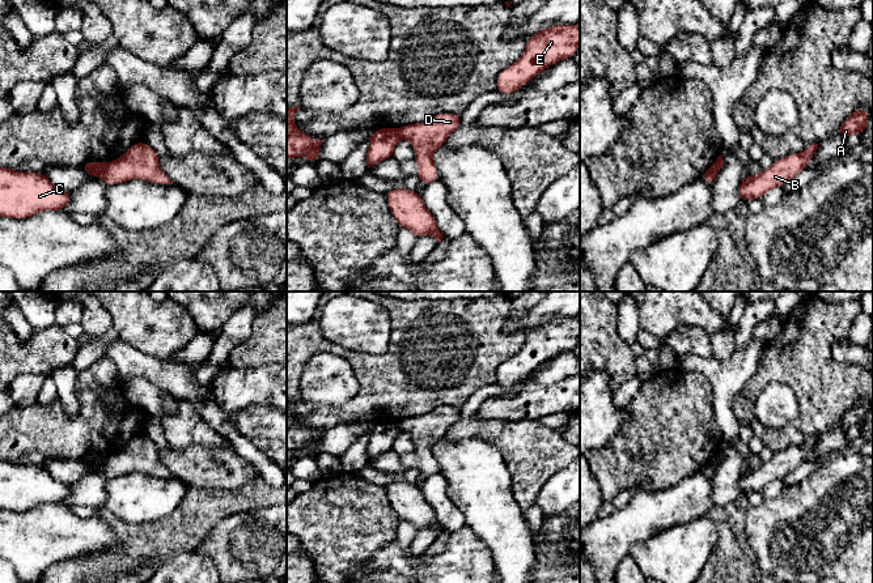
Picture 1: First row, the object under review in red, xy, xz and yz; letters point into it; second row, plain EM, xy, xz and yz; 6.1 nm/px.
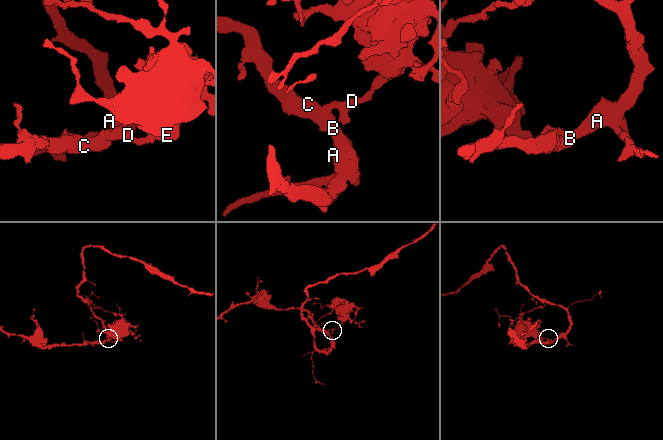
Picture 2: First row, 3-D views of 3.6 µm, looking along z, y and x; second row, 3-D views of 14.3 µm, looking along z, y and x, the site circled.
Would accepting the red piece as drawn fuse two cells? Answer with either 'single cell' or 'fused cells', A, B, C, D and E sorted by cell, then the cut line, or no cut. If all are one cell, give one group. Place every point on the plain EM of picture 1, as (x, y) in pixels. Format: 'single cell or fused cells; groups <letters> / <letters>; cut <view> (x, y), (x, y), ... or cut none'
fused cells; groups A B C / D E; cut xy (106, 458), (97, 468)

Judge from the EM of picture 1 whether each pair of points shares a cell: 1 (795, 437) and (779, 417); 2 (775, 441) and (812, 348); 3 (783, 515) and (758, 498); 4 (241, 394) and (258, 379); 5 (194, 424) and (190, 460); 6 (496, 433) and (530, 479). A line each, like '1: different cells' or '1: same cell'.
1: different cells
2: same cell
3: different cells
4: same cell
5: different cells
6: same cell

